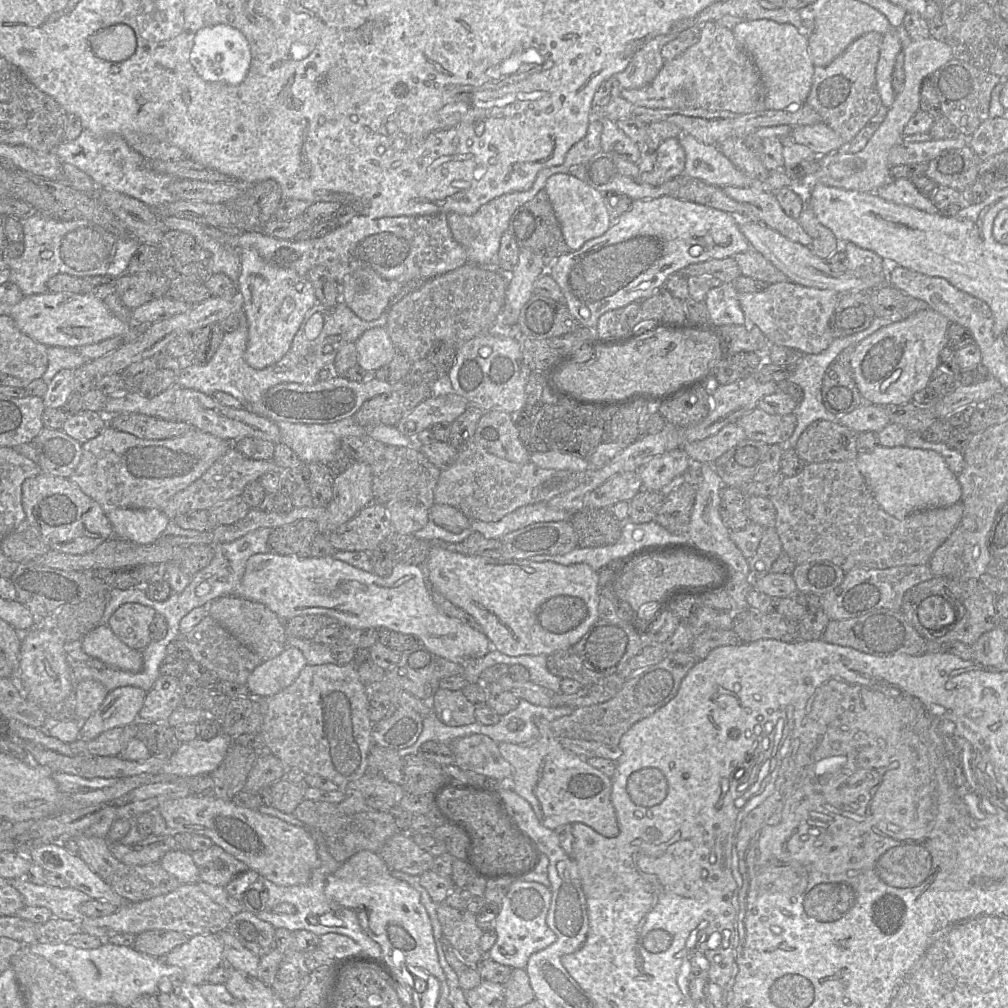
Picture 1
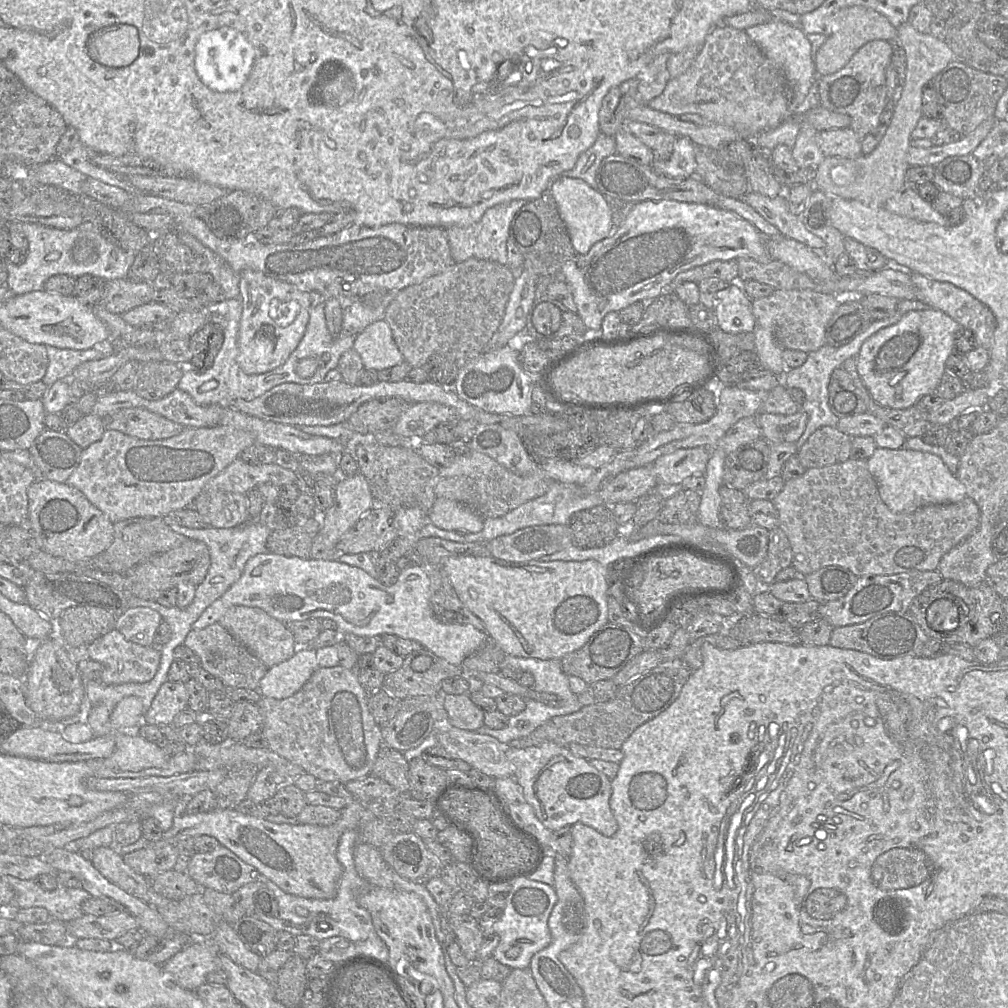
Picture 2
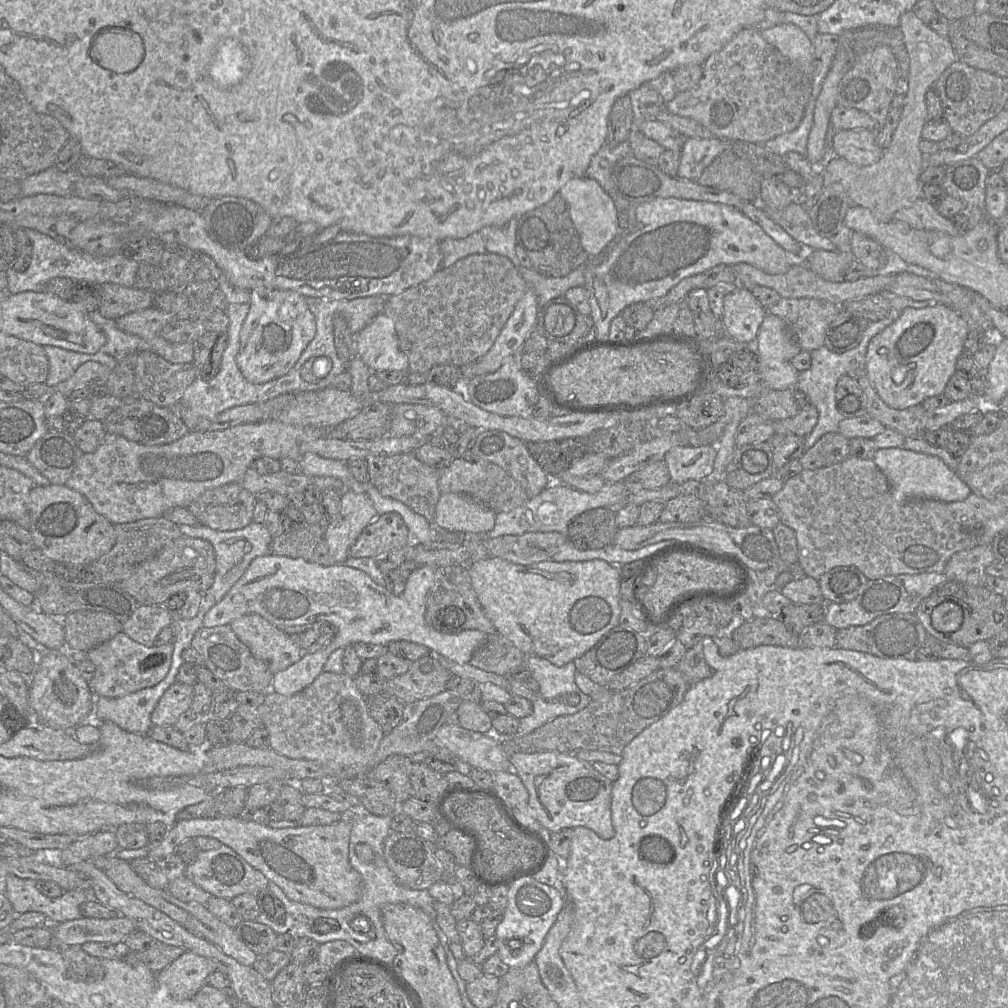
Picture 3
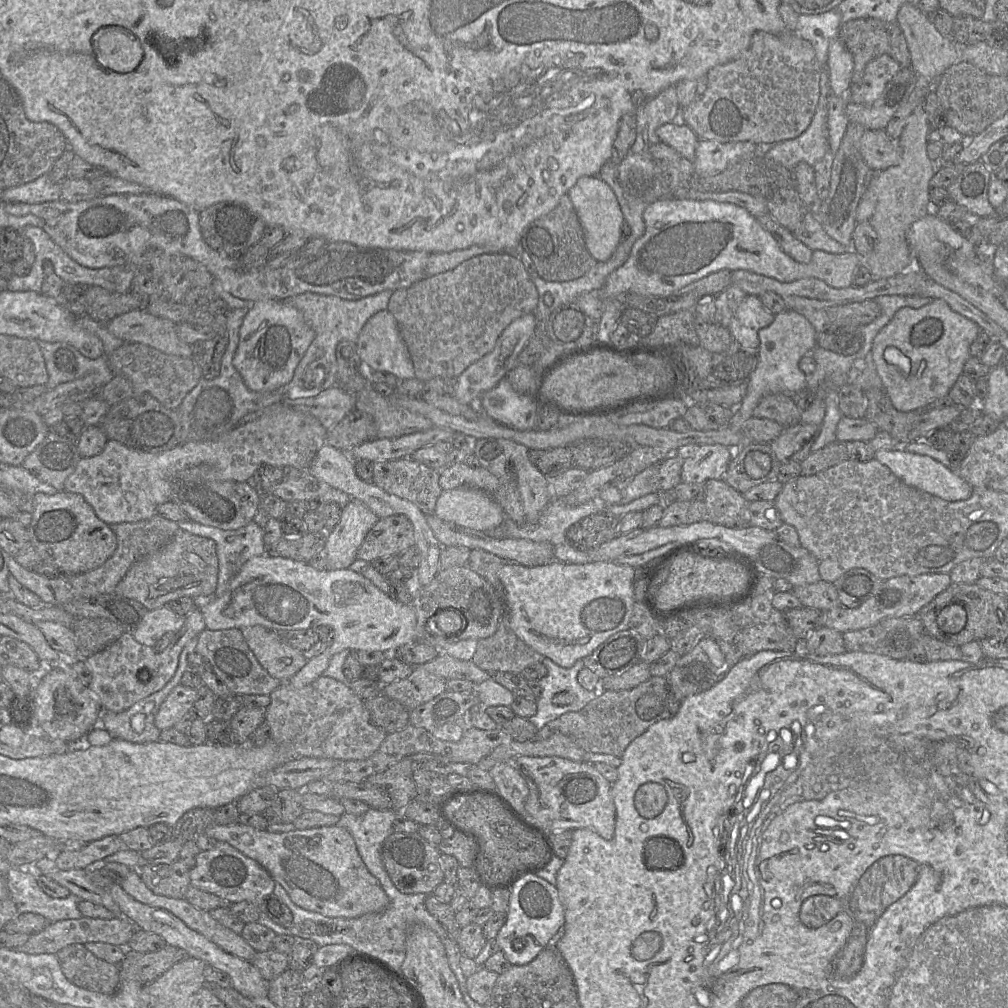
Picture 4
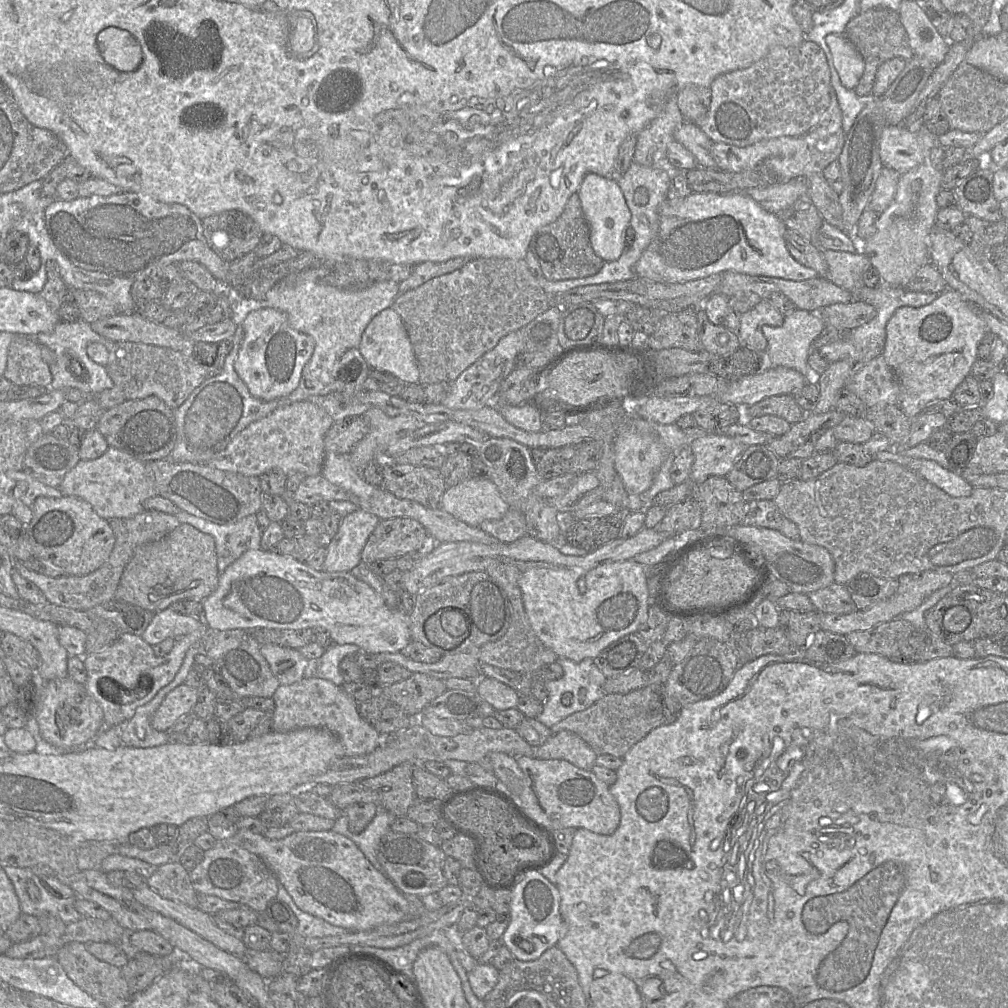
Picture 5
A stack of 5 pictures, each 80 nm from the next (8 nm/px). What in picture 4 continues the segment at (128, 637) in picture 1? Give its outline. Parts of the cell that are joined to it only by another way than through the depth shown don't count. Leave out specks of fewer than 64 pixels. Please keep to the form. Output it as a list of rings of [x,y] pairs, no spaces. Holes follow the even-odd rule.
[[[168,606],[148,610],[133,637],[140,644],[153,647],[167,632],[177,633],[185,623],[185,616],[172,611]]]

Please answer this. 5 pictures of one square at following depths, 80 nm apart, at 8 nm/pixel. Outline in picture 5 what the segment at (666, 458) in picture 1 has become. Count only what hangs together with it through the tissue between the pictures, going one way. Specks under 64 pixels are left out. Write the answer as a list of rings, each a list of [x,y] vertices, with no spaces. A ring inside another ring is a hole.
[[[724,434],[699,436],[688,446],[694,455],[689,480],[696,484],[711,476],[725,477],[747,447]]]

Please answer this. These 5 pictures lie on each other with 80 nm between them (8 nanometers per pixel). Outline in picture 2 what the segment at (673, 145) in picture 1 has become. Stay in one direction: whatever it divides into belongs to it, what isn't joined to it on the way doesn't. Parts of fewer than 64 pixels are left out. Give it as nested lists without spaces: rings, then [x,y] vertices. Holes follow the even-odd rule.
[[[677,137],[672,154],[667,160],[654,160],[651,167],[662,176],[669,178],[689,178],[696,172],[697,145],[688,137]]]

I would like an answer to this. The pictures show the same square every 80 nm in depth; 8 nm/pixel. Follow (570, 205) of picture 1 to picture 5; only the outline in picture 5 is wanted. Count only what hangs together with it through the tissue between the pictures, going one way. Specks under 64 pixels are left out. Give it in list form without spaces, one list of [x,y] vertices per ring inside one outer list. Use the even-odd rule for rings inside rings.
[[[588,173],[577,191],[590,226],[590,239],[595,253],[606,262],[617,260],[625,249],[625,230],[630,226],[631,212],[617,181]]]

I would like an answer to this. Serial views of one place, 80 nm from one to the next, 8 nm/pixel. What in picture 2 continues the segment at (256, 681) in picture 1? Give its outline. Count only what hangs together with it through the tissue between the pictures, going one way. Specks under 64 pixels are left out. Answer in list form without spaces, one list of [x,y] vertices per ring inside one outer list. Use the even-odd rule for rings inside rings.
[[[299,647],[290,659],[267,670],[258,691],[262,697],[277,700],[289,698],[306,684],[317,668],[316,650]]]

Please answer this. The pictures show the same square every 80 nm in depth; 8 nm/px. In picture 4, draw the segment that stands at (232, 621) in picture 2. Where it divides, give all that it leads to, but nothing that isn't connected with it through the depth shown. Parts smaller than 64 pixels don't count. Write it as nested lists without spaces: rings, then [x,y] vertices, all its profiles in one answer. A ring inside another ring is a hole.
[[[261,625],[240,628],[258,662],[269,675],[286,683],[307,663],[302,651],[282,642]]]

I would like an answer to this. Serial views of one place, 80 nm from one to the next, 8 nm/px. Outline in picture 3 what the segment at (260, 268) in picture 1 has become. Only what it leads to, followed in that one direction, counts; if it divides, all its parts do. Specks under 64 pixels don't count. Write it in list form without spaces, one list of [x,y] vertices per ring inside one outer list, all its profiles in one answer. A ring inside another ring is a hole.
[[[259,287],[251,289],[249,295],[249,312],[240,332],[236,362],[249,382],[263,384],[287,374],[293,368],[314,338],[316,323],[307,298],[297,292]]]

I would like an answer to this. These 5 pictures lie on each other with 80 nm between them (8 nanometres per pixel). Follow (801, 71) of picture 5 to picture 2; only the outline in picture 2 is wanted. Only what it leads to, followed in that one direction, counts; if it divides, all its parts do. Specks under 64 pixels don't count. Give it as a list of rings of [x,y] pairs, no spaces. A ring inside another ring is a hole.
[[[722,25],[708,34],[690,67],[683,74],[671,78],[664,91],[647,105],[674,115],[698,114],[709,121],[733,128],[744,140],[754,140],[761,132],[778,127],[791,118],[784,73],[764,55],[745,31]]]

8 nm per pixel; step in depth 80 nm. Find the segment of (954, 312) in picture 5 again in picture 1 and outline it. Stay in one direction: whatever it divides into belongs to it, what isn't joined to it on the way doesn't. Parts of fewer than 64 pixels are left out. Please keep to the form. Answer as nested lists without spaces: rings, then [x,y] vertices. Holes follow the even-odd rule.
[[[924,310],[884,327],[861,341],[851,357],[852,376],[864,402],[878,406],[912,402],[915,393],[928,387],[931,375],[939,366],[940,354],[947,347],[947,330],[951,322],[934,310]]]

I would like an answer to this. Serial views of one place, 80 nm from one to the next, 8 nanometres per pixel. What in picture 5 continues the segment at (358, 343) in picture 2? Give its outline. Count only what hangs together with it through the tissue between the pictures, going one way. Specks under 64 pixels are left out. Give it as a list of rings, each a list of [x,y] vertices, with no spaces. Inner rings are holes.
[[[392,308],[381,311],[370,321],[358,348],[369,368],[388,371],[408,384],[419,382],[419,369],[413,346],[401,317]]]

